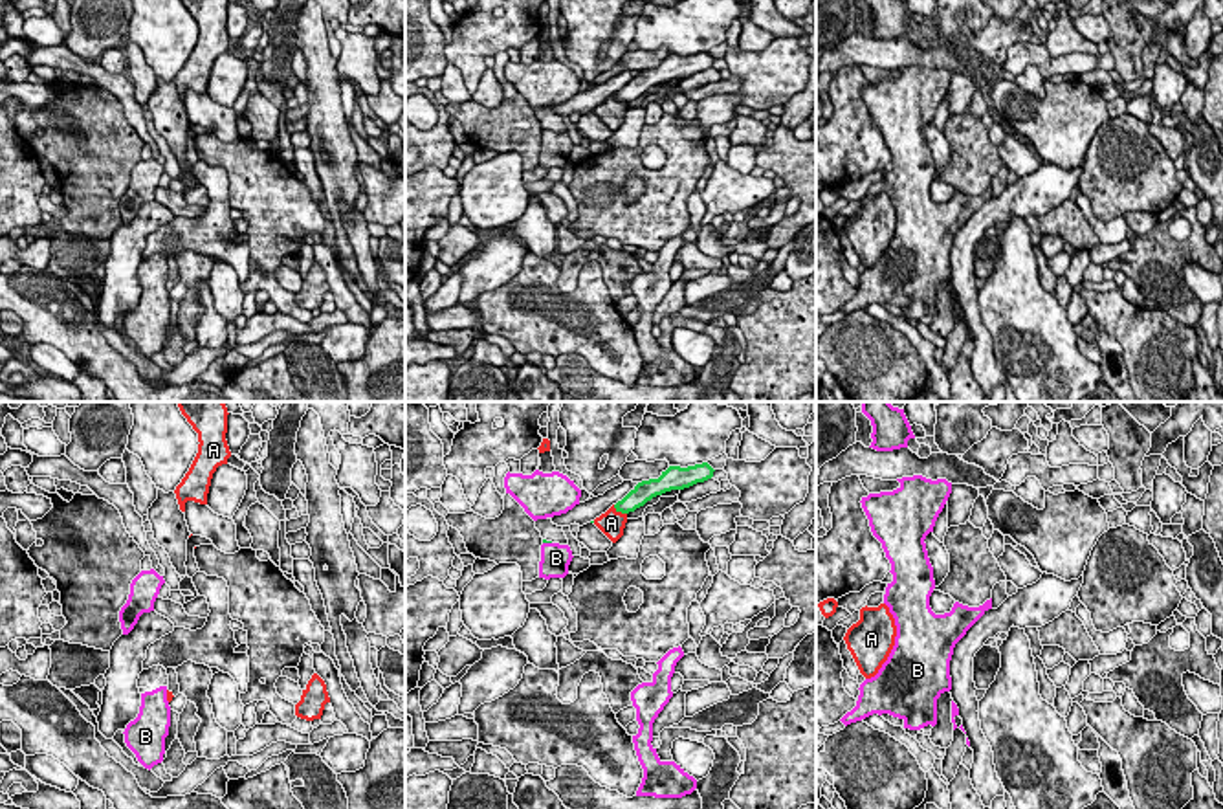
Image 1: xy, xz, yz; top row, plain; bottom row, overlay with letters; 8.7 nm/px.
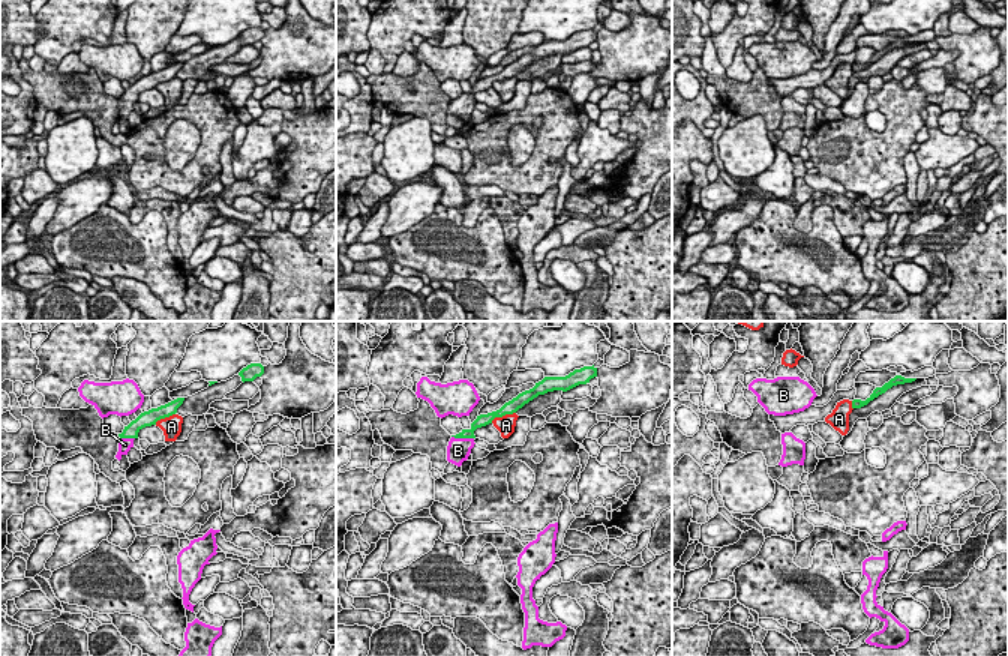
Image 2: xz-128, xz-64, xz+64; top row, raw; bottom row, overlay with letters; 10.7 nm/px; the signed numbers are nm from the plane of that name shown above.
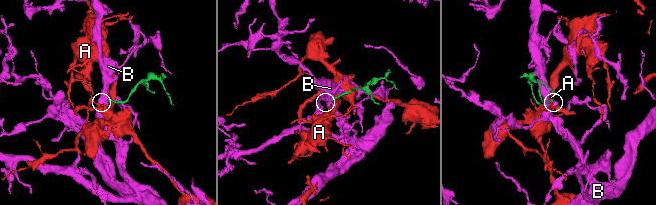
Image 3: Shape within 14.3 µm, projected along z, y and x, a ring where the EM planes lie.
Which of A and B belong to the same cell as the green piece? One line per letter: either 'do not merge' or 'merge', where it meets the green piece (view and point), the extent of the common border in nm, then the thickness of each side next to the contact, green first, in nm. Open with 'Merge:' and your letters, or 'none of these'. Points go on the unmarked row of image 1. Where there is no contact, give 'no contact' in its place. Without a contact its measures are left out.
Merge: B
A: do not merge | xz (620, 99) | 150 nm | 170/220 nm
B: merge | xz (547, 131) | 80 nm | 30/260 nm

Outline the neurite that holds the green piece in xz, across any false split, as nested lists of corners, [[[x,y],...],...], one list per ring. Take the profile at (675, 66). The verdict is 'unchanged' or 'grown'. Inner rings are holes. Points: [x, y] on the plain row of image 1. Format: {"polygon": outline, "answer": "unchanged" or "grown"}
{"polygon": [[[708,51],[688,57],[669,55],[658,68],[638,72],[622,90],[614,94],[614,97],[622,103],[634,101],[656,84],[671,79],[684,79],[711,68],[713,61],[715,59]]], "answer": "unchanged"}

